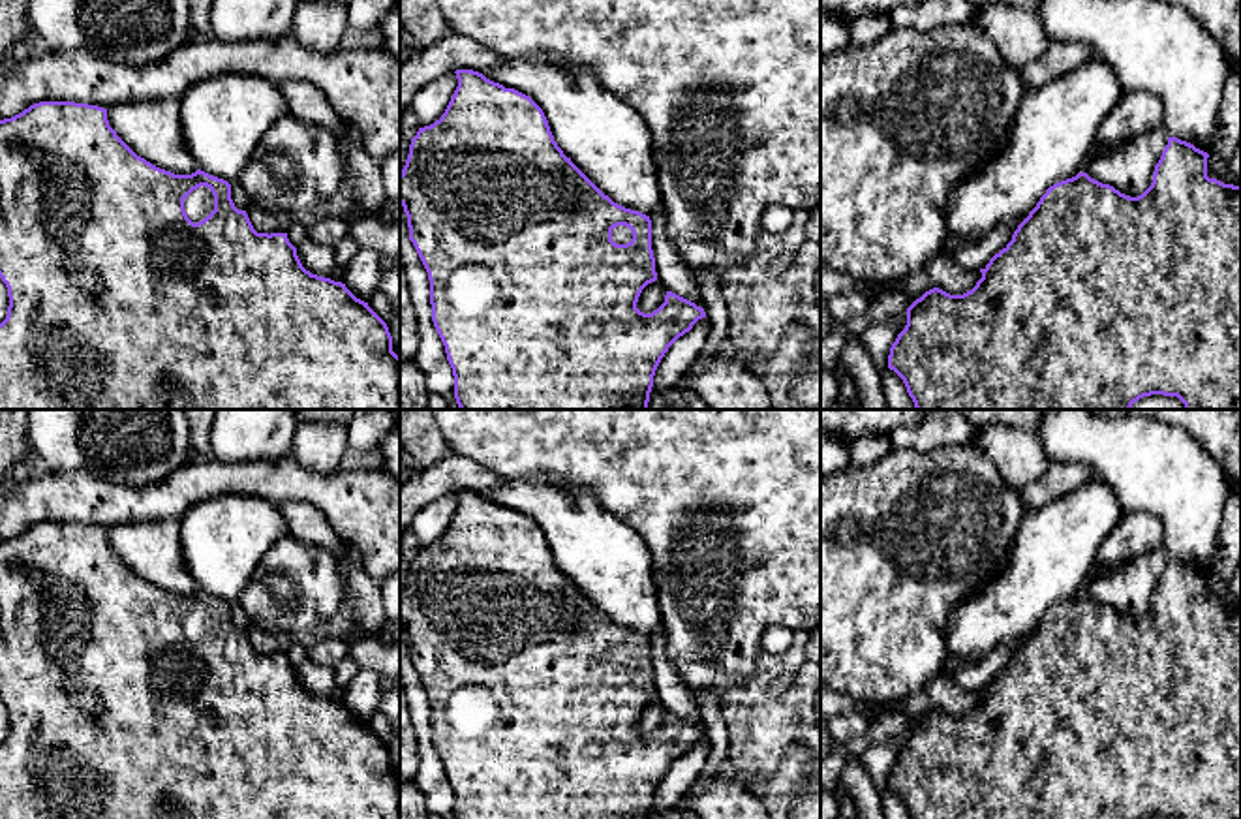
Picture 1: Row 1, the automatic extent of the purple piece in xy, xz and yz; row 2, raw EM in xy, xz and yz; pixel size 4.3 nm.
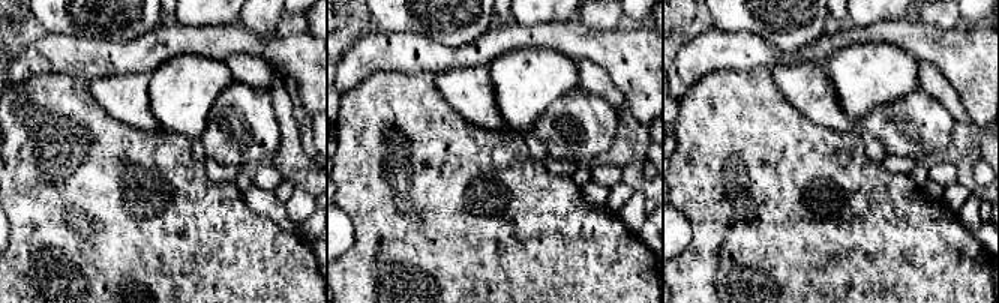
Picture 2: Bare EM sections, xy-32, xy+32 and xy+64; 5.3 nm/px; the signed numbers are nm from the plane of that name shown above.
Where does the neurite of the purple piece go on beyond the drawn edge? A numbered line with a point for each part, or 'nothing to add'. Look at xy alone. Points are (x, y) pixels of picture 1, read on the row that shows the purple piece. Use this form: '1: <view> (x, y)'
1: xy (199, 203)

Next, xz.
1: xz (620, 235)

